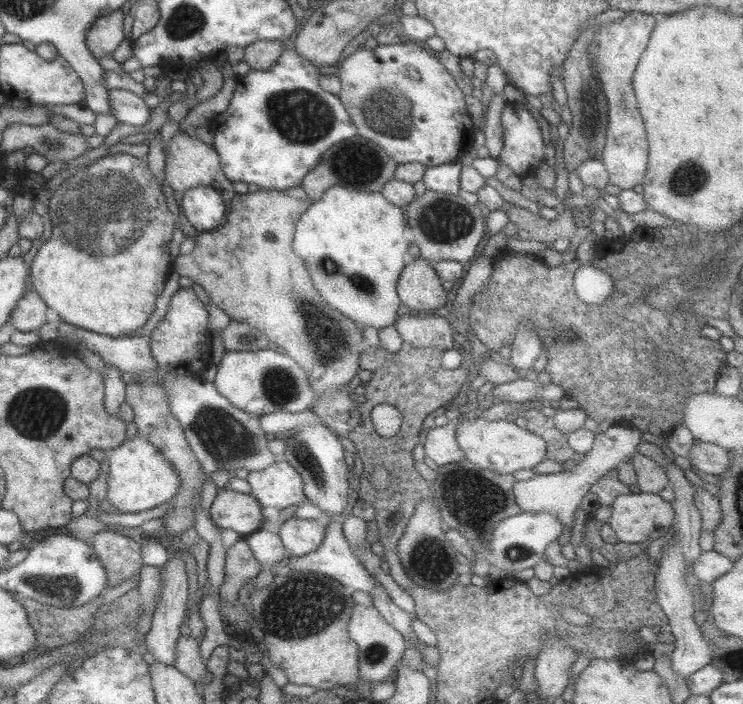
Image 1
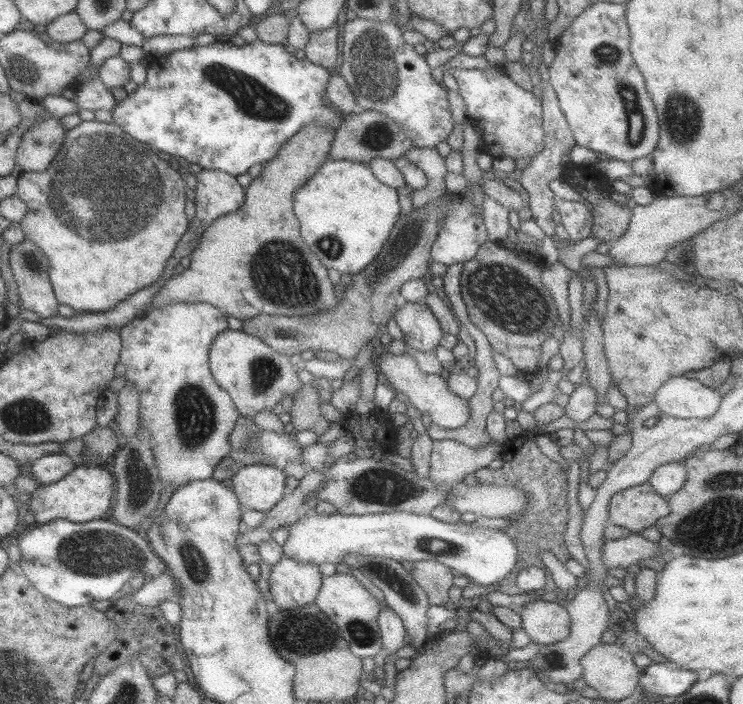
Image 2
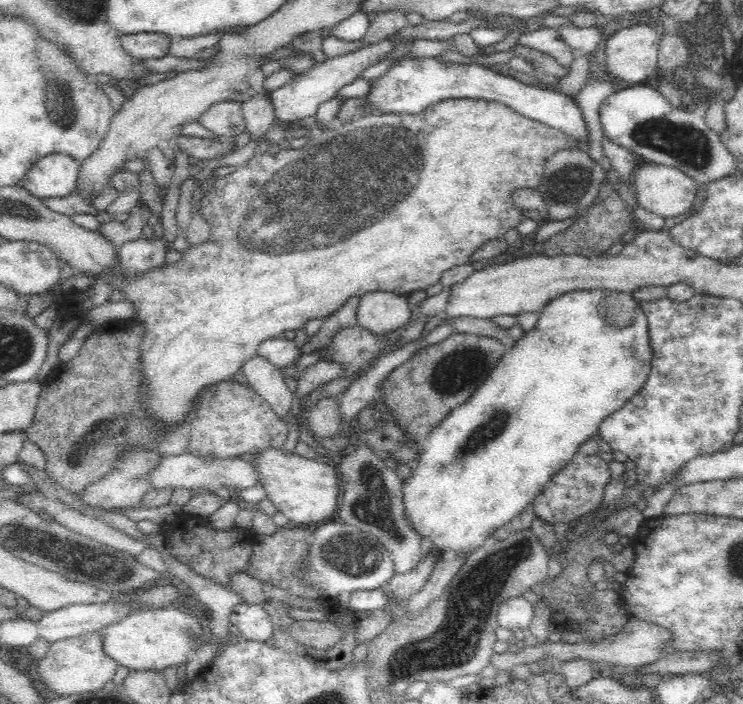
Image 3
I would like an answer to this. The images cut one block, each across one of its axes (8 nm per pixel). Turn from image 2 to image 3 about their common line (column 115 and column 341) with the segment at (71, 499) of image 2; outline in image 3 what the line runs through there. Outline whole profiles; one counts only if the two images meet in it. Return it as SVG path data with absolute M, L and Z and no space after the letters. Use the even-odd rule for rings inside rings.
M283 447L266 448L255 455L252 463L258 471L258 484L264 486L270 504L274 504L278 511L284 513L292 525L310 526L312 522L334 516L342 492L342 479L338 477L336 467L317 459L302 457L298 453L287 453Z

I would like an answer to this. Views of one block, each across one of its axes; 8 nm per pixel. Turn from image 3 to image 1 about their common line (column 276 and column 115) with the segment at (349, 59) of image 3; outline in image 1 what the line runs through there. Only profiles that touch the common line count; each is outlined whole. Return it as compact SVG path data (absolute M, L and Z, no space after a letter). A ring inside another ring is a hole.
M110 90L108 92L108 103L112 115L118 123L132 125L142 128L151 118L151 107L144 103L141 90L130 92L130 90Z

